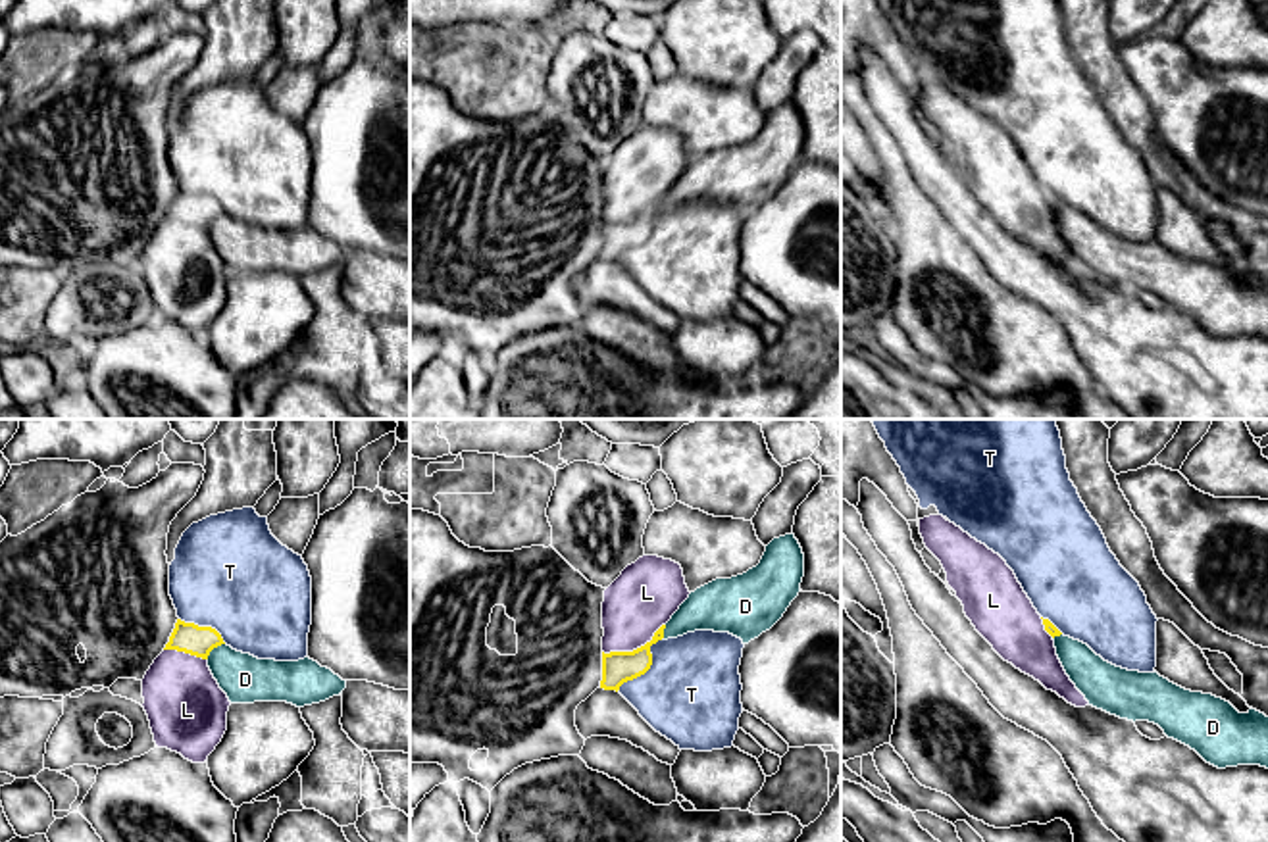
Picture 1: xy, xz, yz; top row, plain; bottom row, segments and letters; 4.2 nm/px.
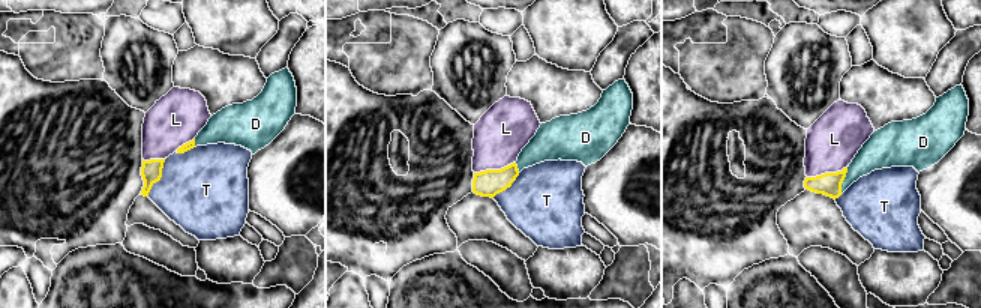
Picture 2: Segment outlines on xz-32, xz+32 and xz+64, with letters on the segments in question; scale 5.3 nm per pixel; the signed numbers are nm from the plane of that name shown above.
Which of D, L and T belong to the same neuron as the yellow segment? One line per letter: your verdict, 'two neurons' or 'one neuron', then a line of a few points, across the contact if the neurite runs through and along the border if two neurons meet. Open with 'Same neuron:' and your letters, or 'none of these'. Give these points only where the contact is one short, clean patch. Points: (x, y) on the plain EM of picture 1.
Same neuron: T
D: two neurons
L: two neurons
T: one neuron

